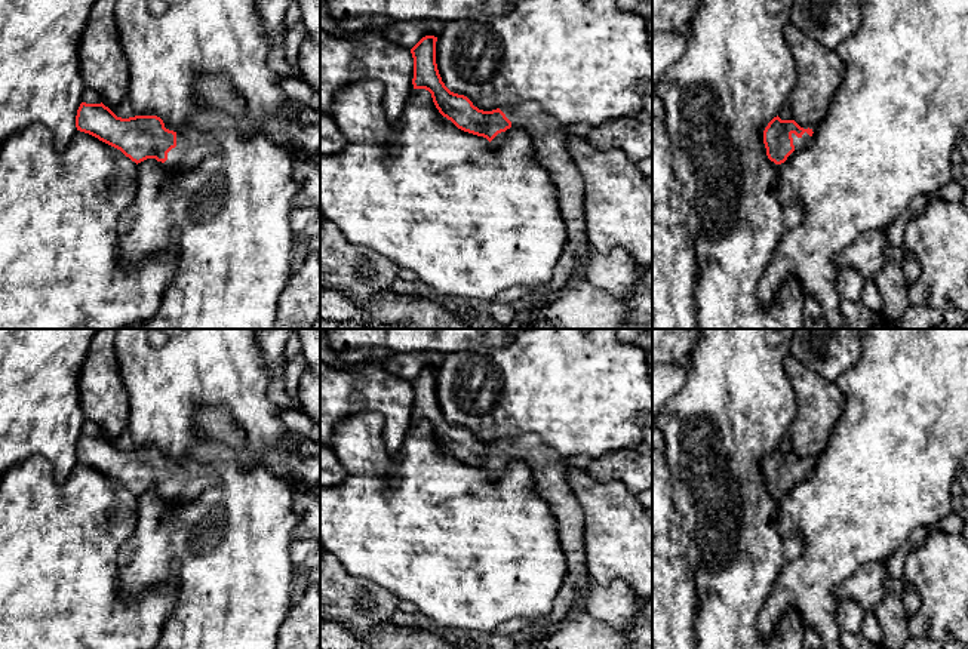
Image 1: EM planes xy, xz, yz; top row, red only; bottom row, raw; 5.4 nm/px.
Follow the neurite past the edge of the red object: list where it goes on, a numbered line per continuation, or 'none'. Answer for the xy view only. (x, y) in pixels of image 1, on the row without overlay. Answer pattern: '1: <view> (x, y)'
1: xy (193, 479)

